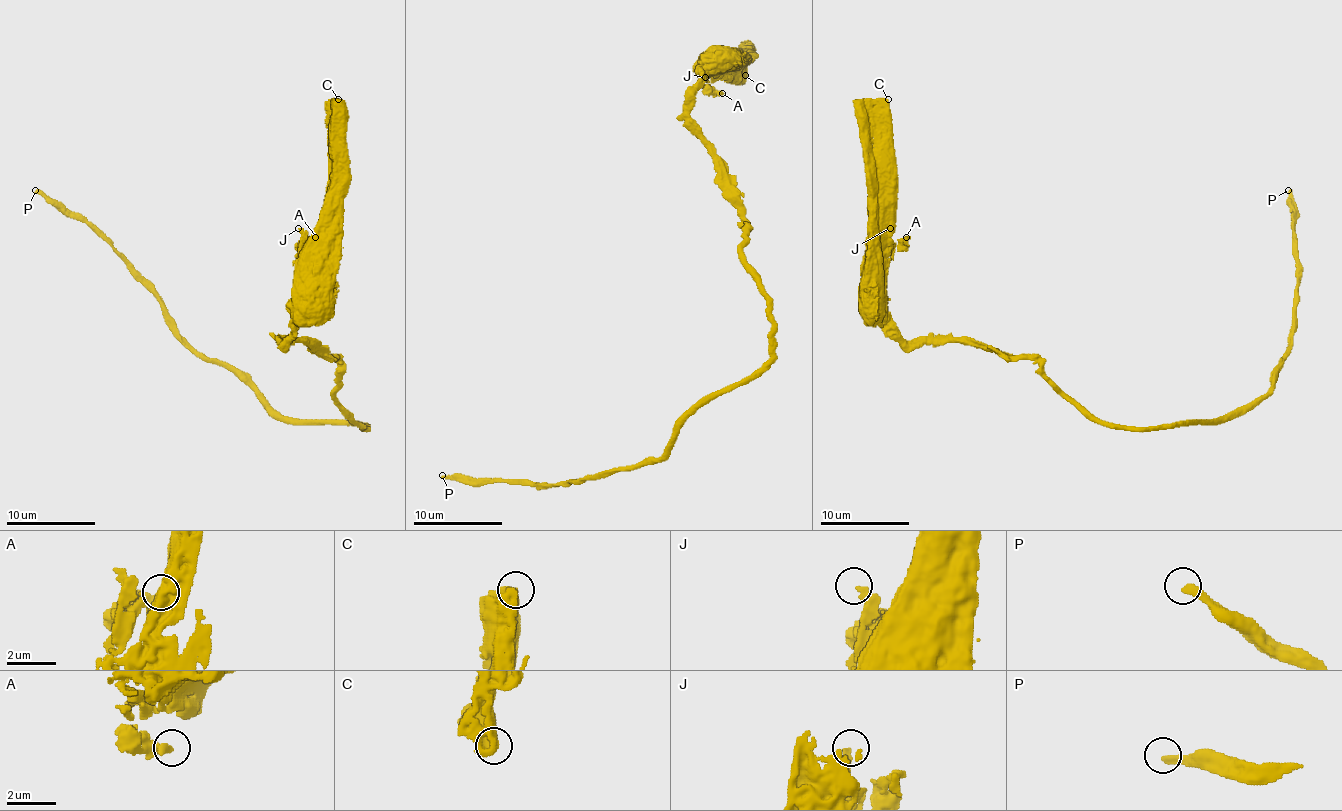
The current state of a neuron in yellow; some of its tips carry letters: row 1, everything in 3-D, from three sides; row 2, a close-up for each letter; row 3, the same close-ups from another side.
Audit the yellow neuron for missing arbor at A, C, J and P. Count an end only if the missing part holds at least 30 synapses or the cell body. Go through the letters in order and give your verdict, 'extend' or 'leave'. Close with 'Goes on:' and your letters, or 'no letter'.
A: leave
C: leave
J: leave
P: extend
Goes on: P

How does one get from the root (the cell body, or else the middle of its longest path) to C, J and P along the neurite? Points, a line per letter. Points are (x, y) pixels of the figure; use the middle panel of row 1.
C: (720, 57), (720, 50), (745, 75)
J: (720, 57), (720, 50), (705, 77)
P: (720, 57), (689, 95), (689, 128), (745, 226), (771, 357), (711, 393), (660, 458), (556, 484), (442, 475)

